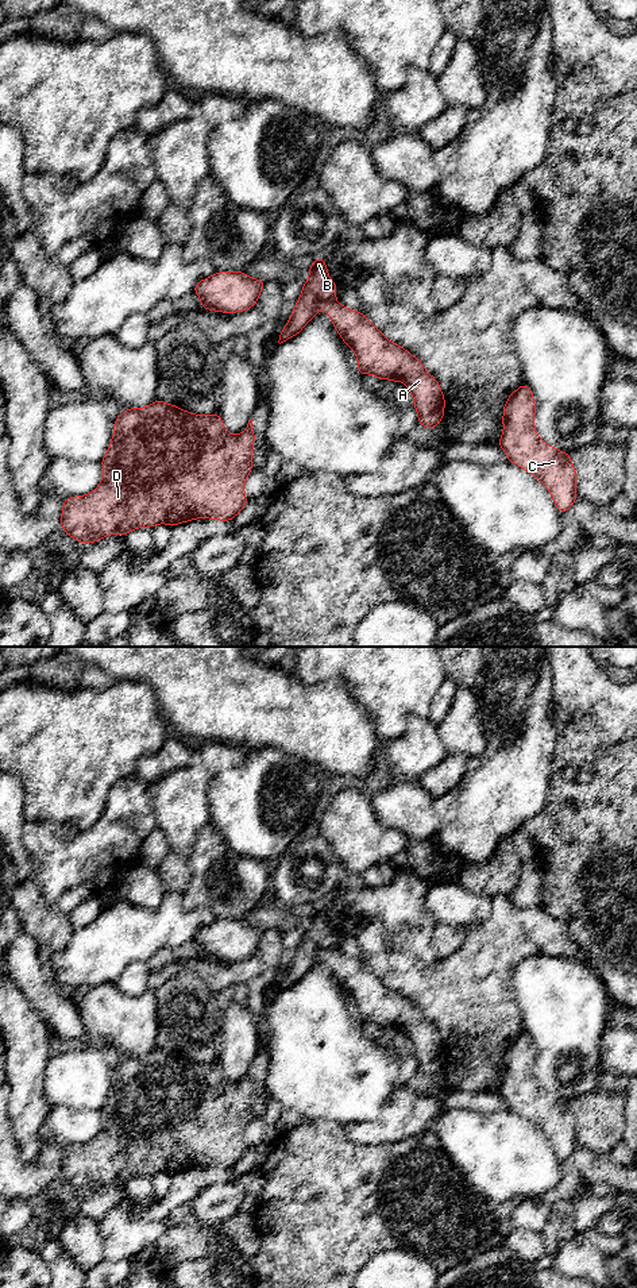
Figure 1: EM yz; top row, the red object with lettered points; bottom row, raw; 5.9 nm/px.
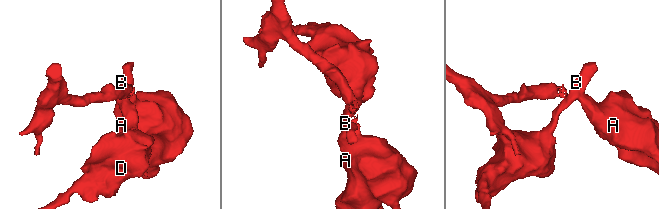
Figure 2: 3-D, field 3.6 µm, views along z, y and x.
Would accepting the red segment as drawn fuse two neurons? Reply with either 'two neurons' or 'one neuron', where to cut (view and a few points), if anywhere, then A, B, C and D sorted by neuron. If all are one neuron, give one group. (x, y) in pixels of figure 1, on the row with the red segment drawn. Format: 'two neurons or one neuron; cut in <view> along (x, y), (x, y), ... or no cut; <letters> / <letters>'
two neurons; cut in yz along (332, 297), (319, 305); A C / B D

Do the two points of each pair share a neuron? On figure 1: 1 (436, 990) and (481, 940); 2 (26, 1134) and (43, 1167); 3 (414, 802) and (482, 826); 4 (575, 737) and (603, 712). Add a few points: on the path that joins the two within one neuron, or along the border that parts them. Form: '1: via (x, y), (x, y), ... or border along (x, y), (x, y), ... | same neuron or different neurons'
1: via (448, 978), (474, 952) | same neuron
2: border along (45, 1132), (38, 1156), (33, 1161), (26, 1163) | different neurons
3: border along (435, 798), (439, 828), (429, 839) | different neurons
4: border along (564, 706), (582, 709), (594, 722), (602, 741) | different neurons

